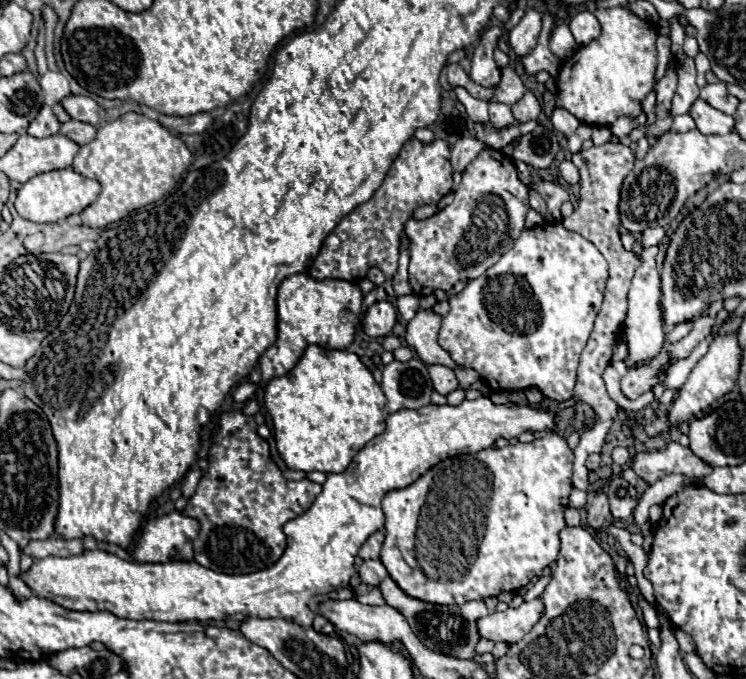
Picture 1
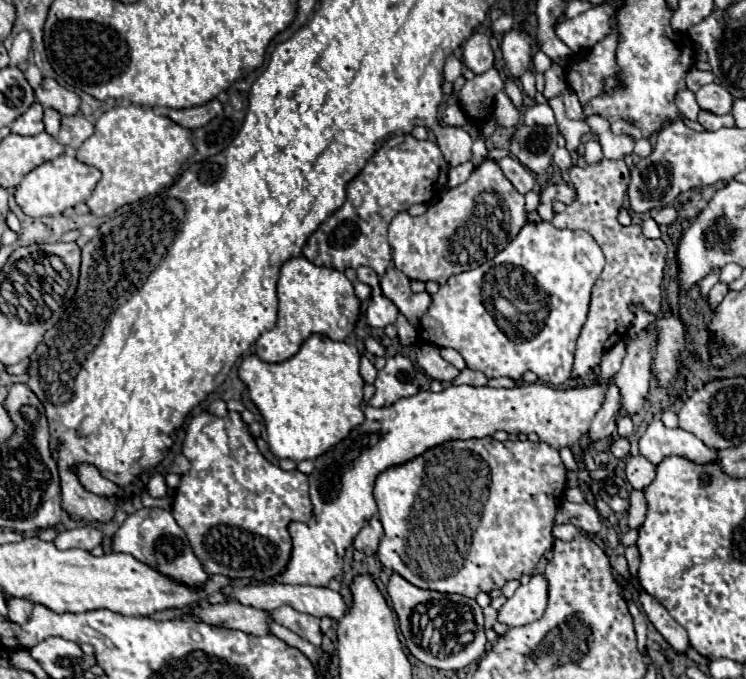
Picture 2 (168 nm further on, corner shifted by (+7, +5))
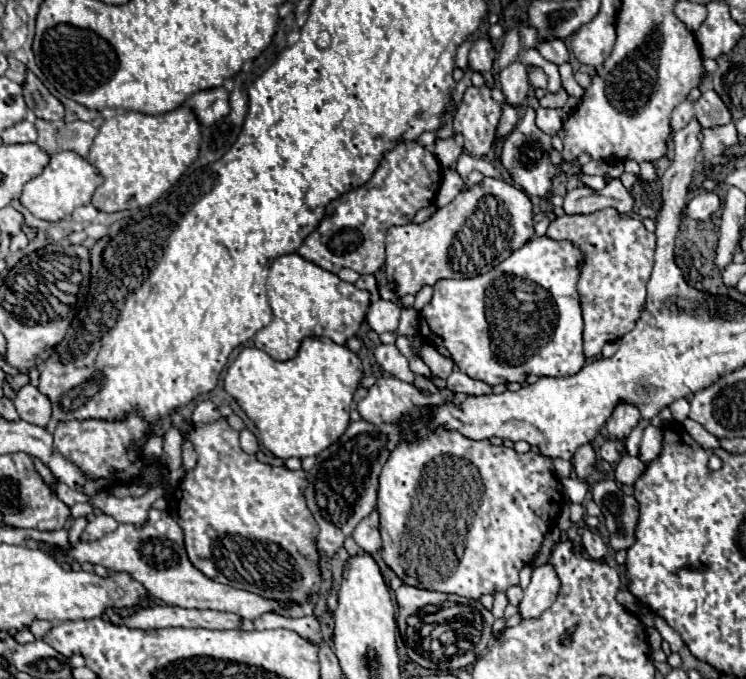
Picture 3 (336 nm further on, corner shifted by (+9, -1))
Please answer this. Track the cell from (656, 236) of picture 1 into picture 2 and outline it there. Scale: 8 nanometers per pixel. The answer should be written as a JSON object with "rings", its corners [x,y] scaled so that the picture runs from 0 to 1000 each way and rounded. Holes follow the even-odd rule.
{"rings":[[[893,303],[893,306],[885,306],[882,312],[877,312],[877,324],[882,330],[901,330],[909,318],[909,306],[906,303]]]}

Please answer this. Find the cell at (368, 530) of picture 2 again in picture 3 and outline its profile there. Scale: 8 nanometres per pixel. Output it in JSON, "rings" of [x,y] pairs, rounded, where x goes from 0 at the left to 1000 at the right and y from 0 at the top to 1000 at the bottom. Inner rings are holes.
{"rings":[[[504,751],[477,775],[477,781],[472,784],[472,792],[493,816],[504,816],[512,807],[512,792],[509,792],[509,784],[507,784],[507,754]]]}

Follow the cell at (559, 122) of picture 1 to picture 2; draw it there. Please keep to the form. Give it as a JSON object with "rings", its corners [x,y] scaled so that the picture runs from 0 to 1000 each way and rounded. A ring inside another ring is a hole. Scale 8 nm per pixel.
{"rings":[[[729,106],[729,118],[732,118],[732,133],[729,133],[732,144],[740,144],[761,130],[756,106]]]}

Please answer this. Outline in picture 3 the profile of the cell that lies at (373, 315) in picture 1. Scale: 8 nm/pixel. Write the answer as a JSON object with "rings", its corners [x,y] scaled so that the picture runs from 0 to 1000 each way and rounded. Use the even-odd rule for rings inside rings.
{"rings":[[[520,442],[499,445],[493,454],[493,462],[491,462],[491,474],[504,492],[531,489],[534,468],[536,468],[536,454]]]}

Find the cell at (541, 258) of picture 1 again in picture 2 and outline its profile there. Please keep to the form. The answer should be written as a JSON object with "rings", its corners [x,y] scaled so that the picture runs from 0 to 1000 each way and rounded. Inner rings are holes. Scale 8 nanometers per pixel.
{"rings":[[[708,327],[660,383],[635,398],[603,406],[590,421],[590,427],[579,436],[576,454],[563,471],[560,492],[568,504],[614,515],[625,539],[630,545],[649,548],[651,557],[681,554],[694,560],[705,545],[713,545],[727,563],[748,571],[767,551],[772,498],[786,474],[791,427],[807,395],[810,374],[788,342],[751,339],[737,327]]]}

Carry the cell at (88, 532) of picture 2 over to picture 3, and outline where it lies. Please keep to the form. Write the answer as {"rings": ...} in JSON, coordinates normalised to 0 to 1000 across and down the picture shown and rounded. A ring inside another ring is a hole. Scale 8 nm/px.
{"rings":[[[129,757],[129,760],[118,769],[118,775],[115,775],[115,781],[110,784],[107,795],[110,795],[110,798],[129,798],[131,792],[137,792],[137,789],[153,784],[155,778],[158,778],[158,769],[155,769],[153,763],[142,760],[142,757]]]}

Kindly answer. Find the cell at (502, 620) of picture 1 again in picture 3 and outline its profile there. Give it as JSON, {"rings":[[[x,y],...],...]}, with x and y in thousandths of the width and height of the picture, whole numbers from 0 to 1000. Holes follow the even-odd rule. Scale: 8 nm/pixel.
{"rings":[[[737,831],[716,837],[713,854],[710,854],[708,866],[702,869],[700,887],[694,890],[697,910],[700,913],[724,910],[727,901],[743,890],[748,866],[751,866],[751,854]]]}

